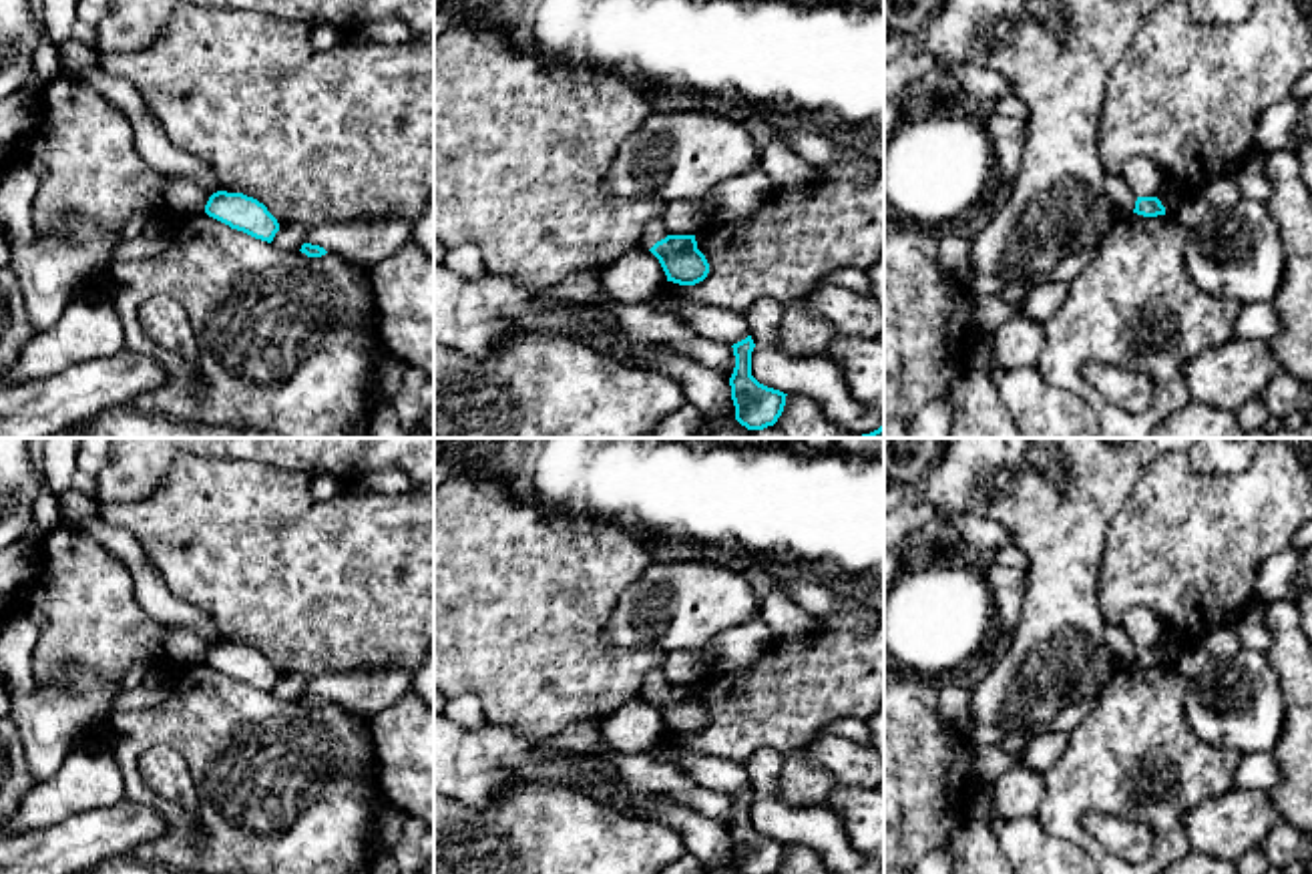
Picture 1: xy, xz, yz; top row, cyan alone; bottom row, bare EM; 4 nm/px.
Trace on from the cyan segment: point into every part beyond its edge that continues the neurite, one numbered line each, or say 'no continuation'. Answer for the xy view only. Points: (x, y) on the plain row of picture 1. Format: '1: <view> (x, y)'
no continuation

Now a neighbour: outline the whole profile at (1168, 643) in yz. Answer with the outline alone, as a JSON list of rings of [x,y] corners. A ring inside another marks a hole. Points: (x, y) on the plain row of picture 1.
[[[1165,629],[1157,639],[1155,647],[1165,657],[1165,665],[1173,665],[1177,657],[1187,649],[1187,645],[1183,645],[1171,631]]]

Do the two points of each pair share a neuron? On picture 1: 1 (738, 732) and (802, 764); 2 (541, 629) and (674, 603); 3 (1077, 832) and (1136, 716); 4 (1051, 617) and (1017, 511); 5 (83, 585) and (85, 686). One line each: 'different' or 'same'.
1: different
2: different
3: same
4: same
5: different

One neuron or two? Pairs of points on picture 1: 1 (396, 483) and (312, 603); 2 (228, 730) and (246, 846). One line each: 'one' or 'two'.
1: two
2: one

